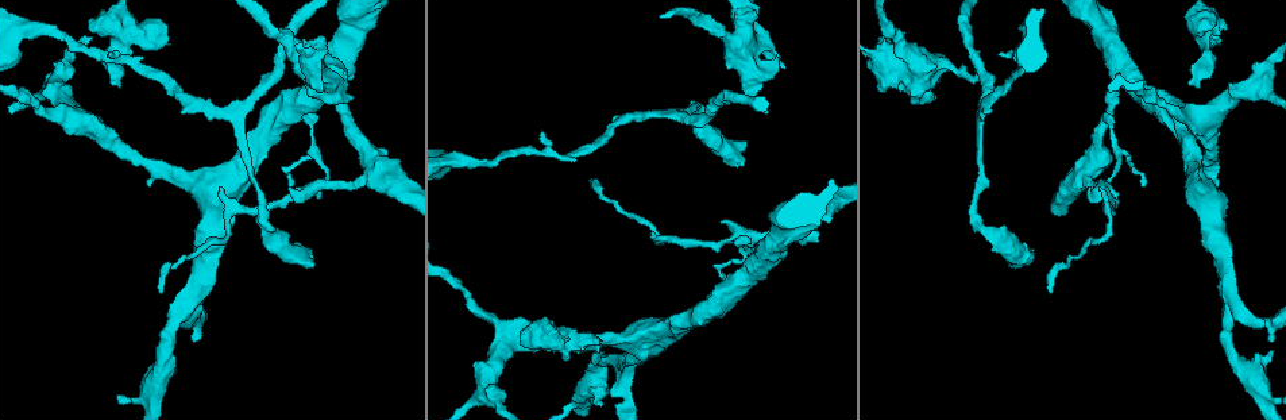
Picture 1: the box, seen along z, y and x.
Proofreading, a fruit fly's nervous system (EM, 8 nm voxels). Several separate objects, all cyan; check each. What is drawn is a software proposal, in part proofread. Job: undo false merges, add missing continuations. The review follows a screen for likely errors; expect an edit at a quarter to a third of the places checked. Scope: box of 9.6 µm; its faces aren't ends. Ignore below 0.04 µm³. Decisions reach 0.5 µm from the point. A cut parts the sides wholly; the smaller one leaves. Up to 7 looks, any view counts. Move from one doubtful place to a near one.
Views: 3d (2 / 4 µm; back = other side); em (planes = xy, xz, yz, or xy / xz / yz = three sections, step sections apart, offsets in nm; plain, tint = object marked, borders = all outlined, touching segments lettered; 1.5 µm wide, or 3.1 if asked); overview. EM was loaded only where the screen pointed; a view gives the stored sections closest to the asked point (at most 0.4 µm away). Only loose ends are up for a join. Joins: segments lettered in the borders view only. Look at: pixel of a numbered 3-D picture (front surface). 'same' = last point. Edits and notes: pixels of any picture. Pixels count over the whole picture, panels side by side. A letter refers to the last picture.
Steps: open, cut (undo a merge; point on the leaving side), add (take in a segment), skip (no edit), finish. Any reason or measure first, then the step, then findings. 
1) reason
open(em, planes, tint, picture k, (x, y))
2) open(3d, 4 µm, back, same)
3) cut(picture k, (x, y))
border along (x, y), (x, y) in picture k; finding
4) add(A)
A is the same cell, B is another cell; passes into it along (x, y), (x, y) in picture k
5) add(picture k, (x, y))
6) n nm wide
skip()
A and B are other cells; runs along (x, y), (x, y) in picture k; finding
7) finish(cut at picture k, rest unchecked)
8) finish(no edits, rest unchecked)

long arm stops here
open(3d, 4 µm, picture 1, (315, 264))

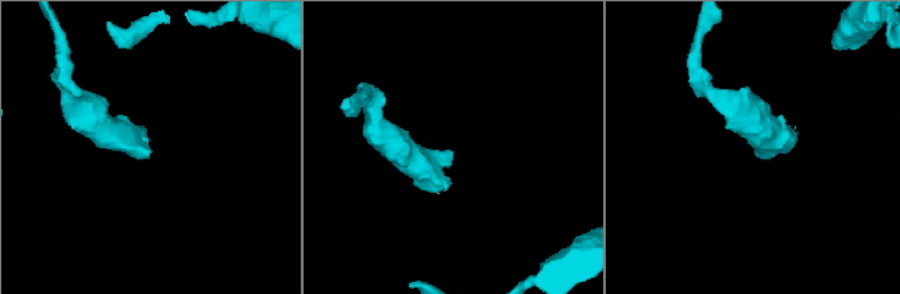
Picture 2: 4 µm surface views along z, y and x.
open(em, planes, borders, picture 2, (148, 151))

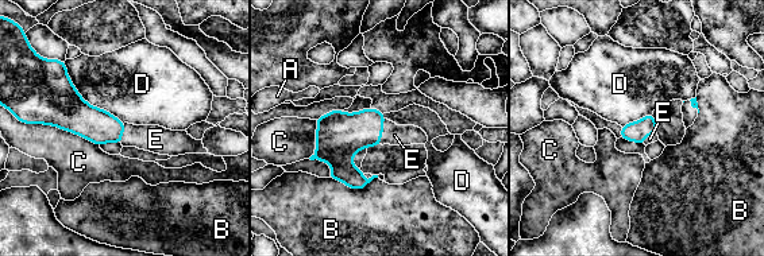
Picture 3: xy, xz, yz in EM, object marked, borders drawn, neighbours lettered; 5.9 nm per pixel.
add(E)
E is the same cell, A, B, C and D are other cells; passes into it along (340, 135), (382, 131), (394, 135) in picture 3; it goes on there

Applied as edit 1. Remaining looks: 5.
an open end
open(em, xy, step 8, borders, picture 1, (1190, 85))

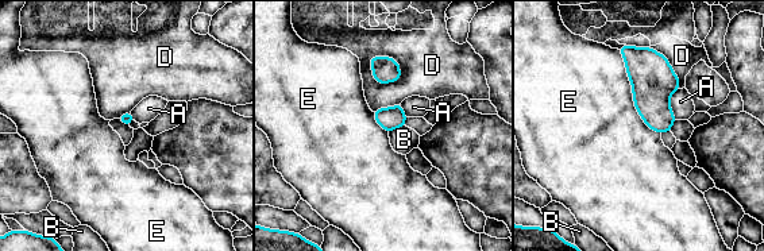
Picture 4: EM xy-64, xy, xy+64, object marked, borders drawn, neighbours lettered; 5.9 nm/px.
E touches over 550 nm
skip()
A, B, D and E are other cells; none of them fits

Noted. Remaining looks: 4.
thick turns thin
open(3d, 4 µm, picture 1, (42, 113))

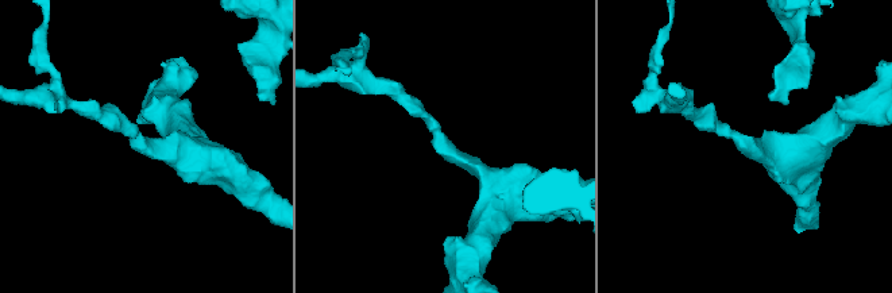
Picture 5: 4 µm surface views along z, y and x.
open(em, xz, step 4, borders, picture 5, (745, 144))

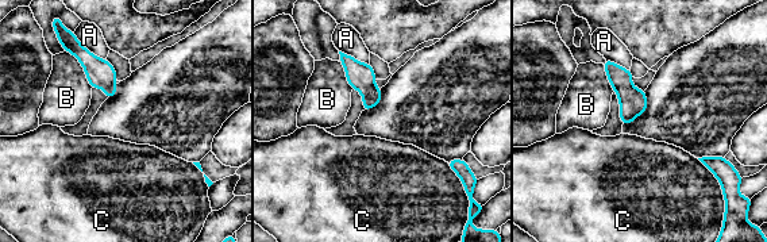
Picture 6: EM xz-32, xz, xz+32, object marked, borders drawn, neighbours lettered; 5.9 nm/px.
skip()
A, B and C are other cells; border along (339, 50), (369, 64) in picture 6; continuous, no second neuron

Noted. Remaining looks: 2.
finish(add at picture 3, rest unchecked)

